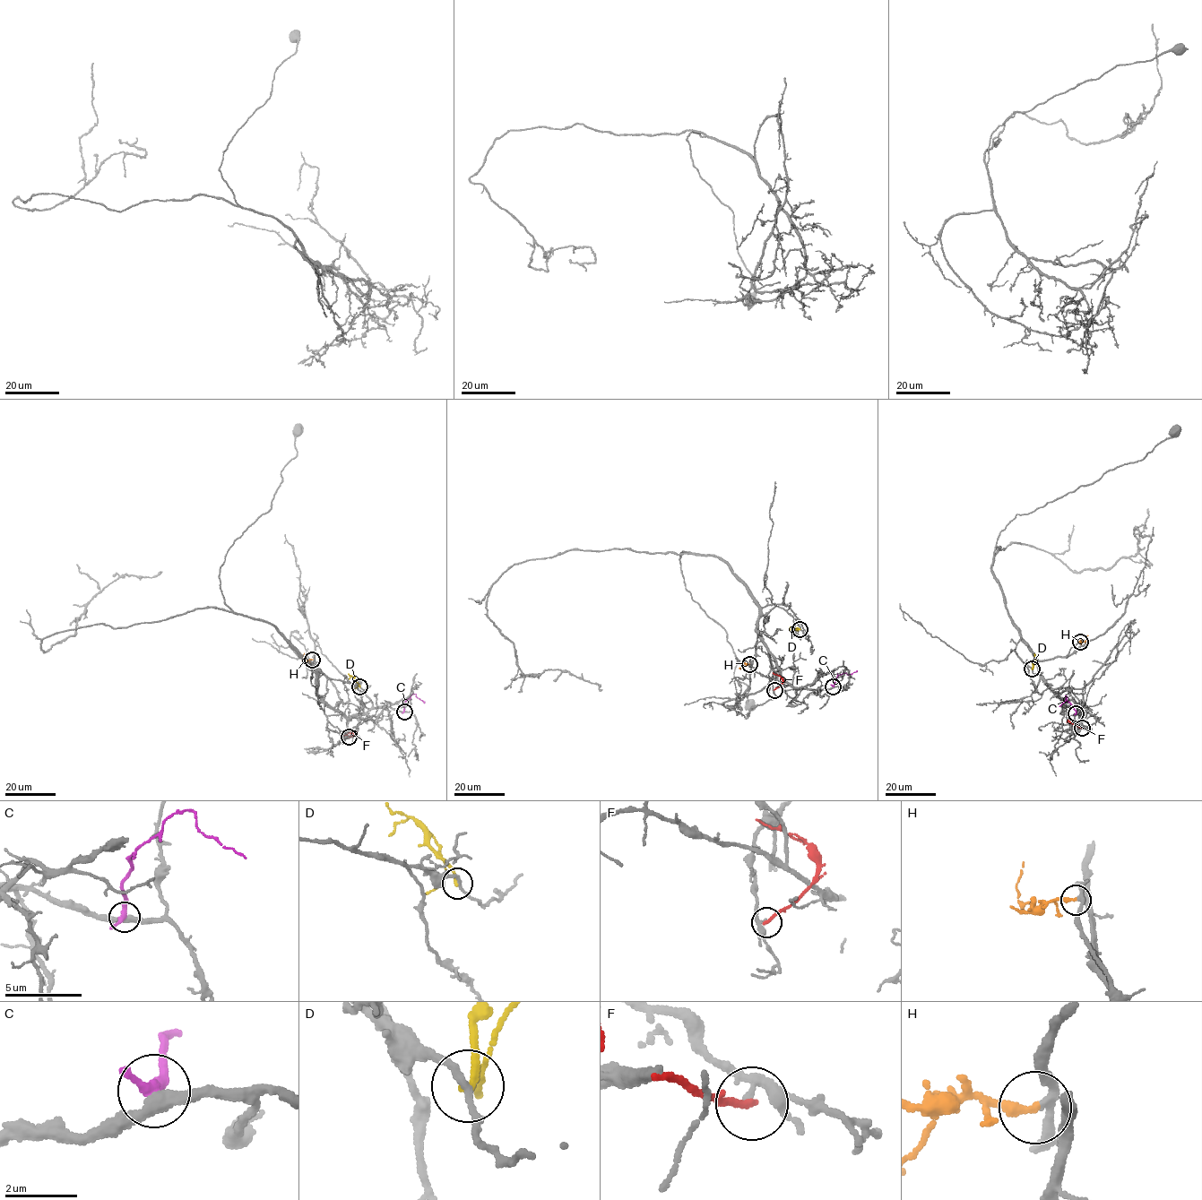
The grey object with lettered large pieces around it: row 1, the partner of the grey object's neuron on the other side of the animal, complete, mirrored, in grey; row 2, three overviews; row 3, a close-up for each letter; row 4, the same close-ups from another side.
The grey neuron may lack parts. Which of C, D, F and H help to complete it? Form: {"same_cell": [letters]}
{"same_cell": ["H"]}

